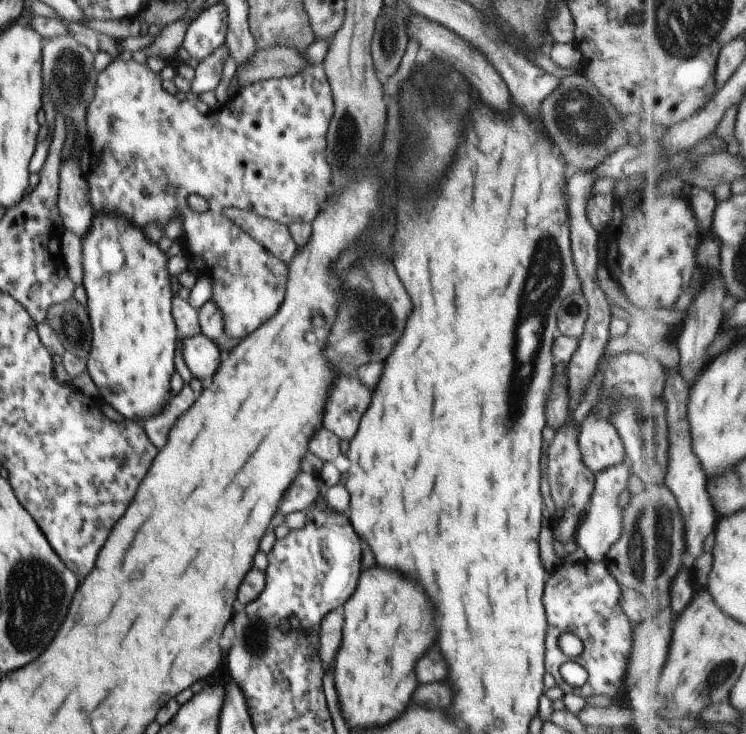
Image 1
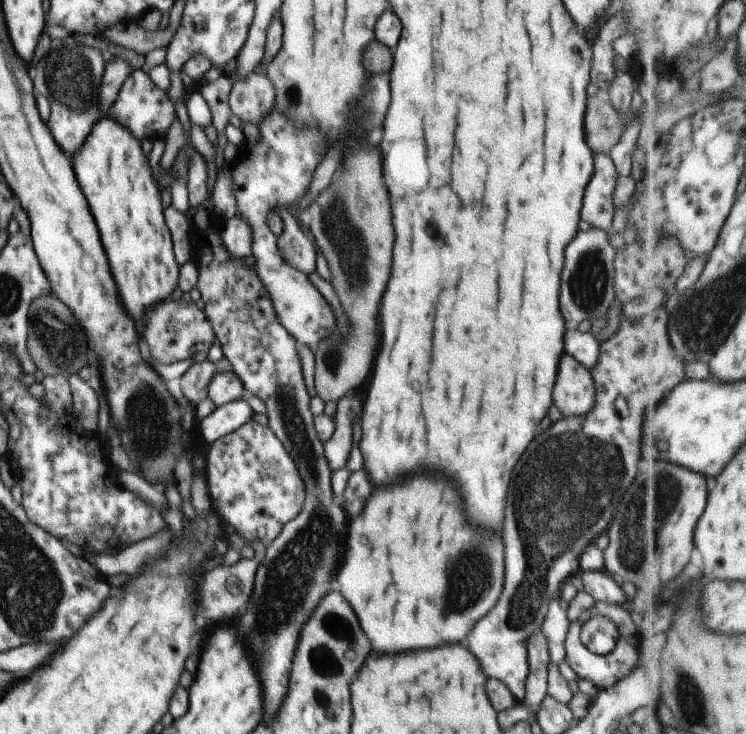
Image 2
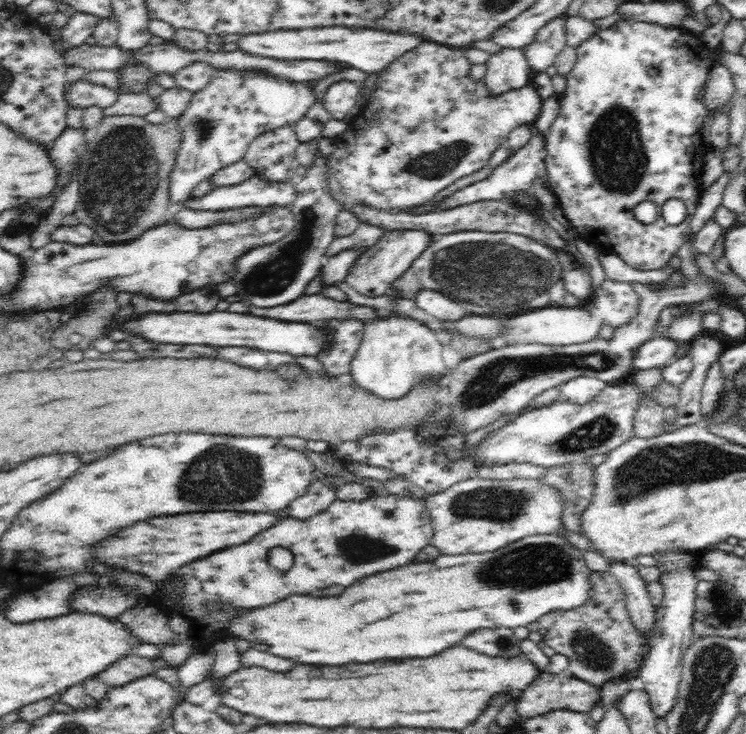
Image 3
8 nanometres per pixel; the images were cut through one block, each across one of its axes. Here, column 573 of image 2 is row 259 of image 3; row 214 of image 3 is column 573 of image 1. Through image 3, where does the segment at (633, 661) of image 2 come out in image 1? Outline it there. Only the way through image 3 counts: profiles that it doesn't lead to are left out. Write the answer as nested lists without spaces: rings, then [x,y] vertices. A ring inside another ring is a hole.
[[[585,560],[571,566],[559,566],[551,572],[543,594],[547,618],[545,672],[551,674],[555,684],[564,693],[572,692],[583,698],[598,694],[608,696],[612,700],[620,700],[622,697],[622,682],[632,643],[633,626],[621,610],[619,597],[620,586],[602,561]],[[565,632],[576,635],[582,644],[582,652],[571,658],[587,673],[585,684],[577,688],[565,684],[559,674],[561,664],[569,660],[557,645],[557,638]]]

